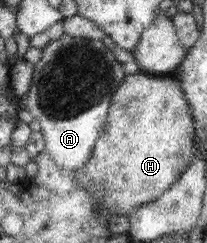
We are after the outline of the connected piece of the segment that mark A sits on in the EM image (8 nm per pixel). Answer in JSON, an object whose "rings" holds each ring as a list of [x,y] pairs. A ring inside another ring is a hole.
{"rings":[[[65,33],[57,40],[50,41],[43,48],[40,61],[34,66],[32,83],[26,93],[26,109],[34,120],[39,121],[45,137],[44,153],[53,159],[55,165],[72,173],[88,162],[94,145],[109,114],[112,94],[125,78],[122,64],[116,60],[112,50],[99,47],[88,40],[77,40]]]}

